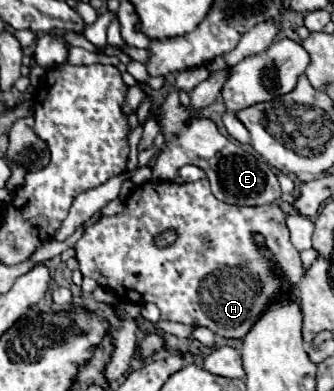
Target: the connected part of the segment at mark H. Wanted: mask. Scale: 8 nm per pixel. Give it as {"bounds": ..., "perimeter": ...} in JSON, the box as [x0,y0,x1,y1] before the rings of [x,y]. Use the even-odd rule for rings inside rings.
{"bounds":[75,178,307,340],"perimeter":[[[207,178],[189,184],[147,182],[137,186],[125,200],[123,212],[103,216],[83,232],[75,244],[75,252],[81,274],[111,290],[117,300],[129,304],[153,302],[159,306],[165,320],[187,326],[193,322],[227,340],[243,340],[243,336],[247,336],[247,332],[255,326],[255,320],[259,320],[275,298],[295,296],[295,286],[307,272],[299,250],[295,250],[289,240],[285,214],[277,204],[235,206],[221,202],[211,194]],[[169,230],[175,232],[177,240],[169,246],[159,246],[157,238]],[[257,234],[265,238],[265,246],[257,244]]]}

